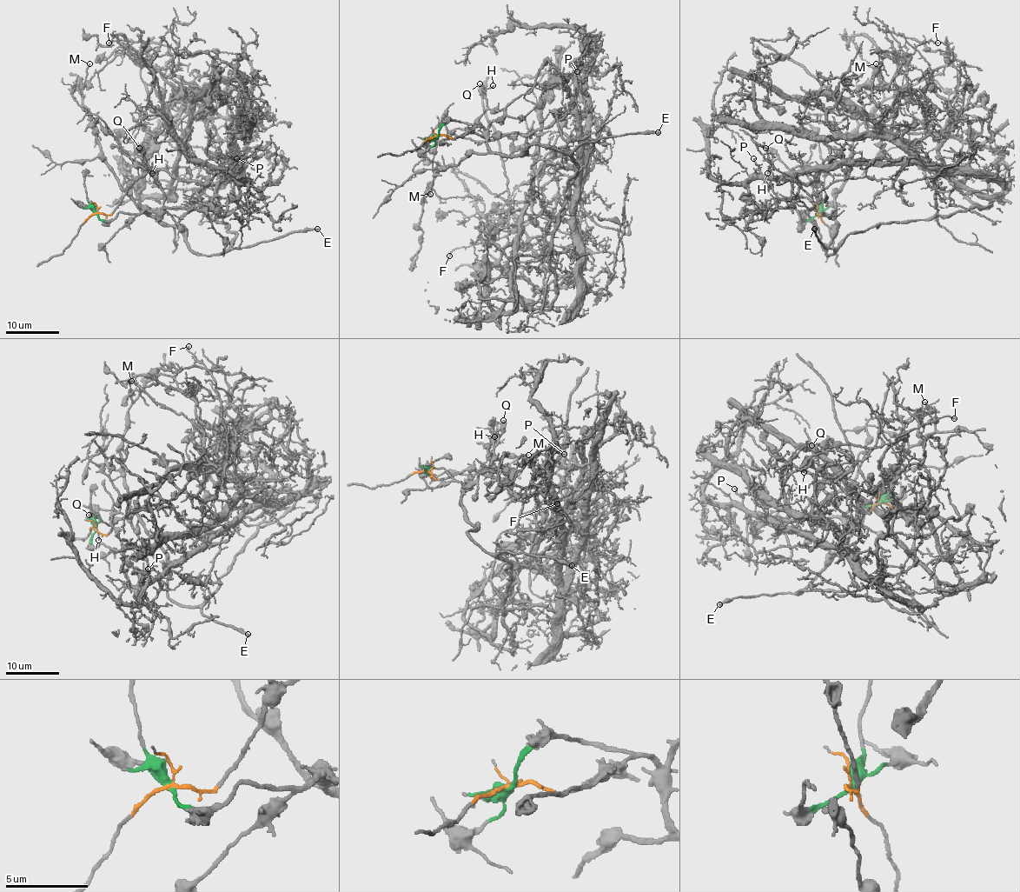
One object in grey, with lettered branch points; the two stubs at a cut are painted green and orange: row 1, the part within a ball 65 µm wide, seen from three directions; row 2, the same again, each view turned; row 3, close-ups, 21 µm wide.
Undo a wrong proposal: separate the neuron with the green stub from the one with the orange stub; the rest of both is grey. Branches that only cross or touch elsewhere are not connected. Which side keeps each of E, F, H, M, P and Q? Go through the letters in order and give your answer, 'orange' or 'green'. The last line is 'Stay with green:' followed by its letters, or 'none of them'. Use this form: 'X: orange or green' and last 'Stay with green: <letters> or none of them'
E: green
F: orange
H: green
M: green
P: orange
Q: green
Stay with green: E, H, M, Q

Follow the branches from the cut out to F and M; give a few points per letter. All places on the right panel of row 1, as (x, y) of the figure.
F: (817, 213), (822, 169), (795, 176), (912, 157), (882, 129), (872, 90), (897, 65), (880, 53), (937, 43)
M: (817, 213), (803, 220), (811, 209), (835, 212), (853, 130), (883, 98), (877, 64)

